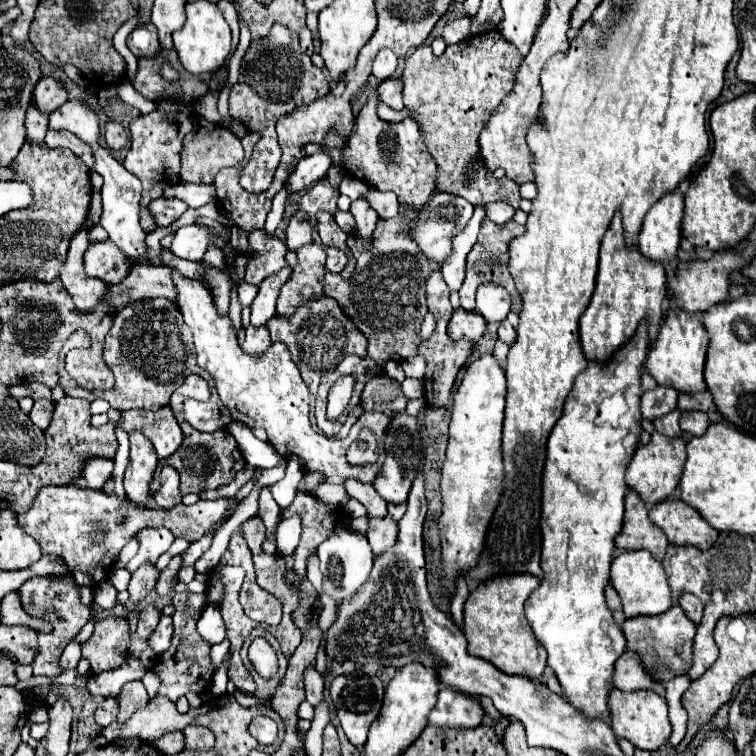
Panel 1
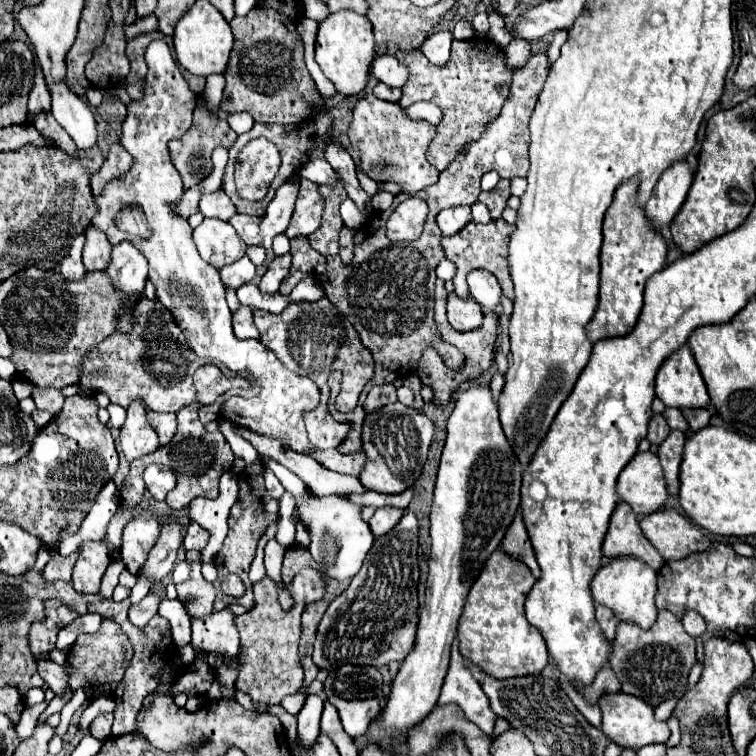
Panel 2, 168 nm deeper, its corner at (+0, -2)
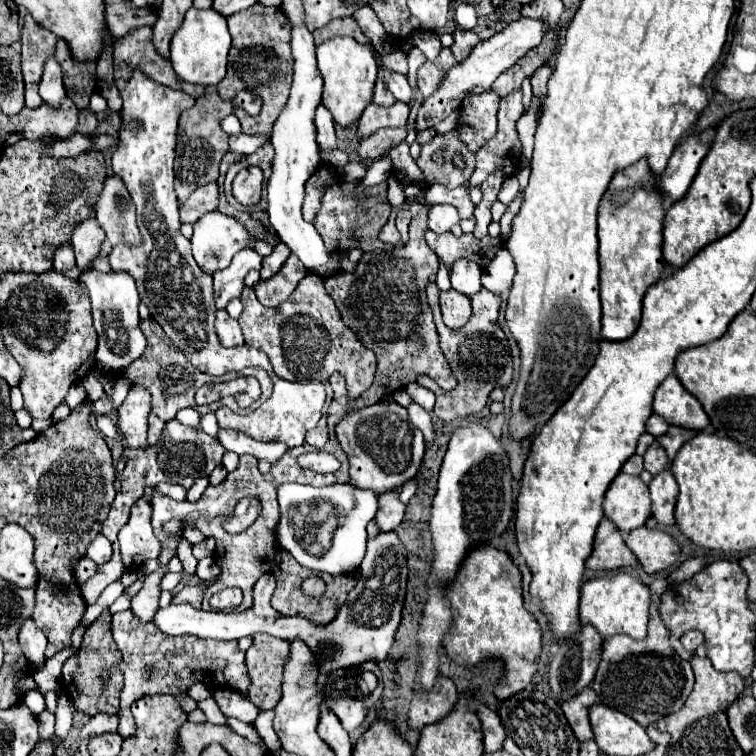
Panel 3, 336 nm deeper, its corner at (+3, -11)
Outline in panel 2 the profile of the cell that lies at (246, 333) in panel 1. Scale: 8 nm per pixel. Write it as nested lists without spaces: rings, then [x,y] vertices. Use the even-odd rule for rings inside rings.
[[[240,307],[234,317],[232,317],[232,325],[234,325],[234,335],[238,339],[260,339],[260,331],[254,325],[254,315],[252,315],[252,307]]]

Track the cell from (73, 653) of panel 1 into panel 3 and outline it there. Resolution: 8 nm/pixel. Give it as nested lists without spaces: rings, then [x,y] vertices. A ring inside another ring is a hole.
[[[25,620],[19,628],[19,644],[23,648],[23,654],[31,664],[39,664],[39,668],[45,662],[45,648],[47,638],[45,634],[35,626],[33,620]]]

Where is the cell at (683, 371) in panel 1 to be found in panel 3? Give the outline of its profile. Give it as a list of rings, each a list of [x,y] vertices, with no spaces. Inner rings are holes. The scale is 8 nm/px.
[[[671,374],[655,392],[653,412],[663,416],[667,424],[681,426],[689,430],[703,430],[709,424],[701,404],[689,392],[685,392],[683,384]]]

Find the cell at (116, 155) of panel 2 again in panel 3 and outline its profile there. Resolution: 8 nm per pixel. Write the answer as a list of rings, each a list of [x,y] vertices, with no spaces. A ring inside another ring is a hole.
[[[117,176],[105,180],[95,218],[105,230],[105,240],[101,244],[99,256],[91,262],[89,268],[109,272],[109,254],[117,244],[141,244],[141,234],[137,232],[135,224],[133,200],[129,200],[129,192],[121,180],[117,180]]]

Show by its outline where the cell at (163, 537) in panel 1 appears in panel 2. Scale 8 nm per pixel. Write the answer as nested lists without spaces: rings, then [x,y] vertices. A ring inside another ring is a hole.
[[[148,511],[148,515],[144,515],[144,519],[136,519],[136,523],[128,523],[128,527],[124,527],[120,555],[126,561],[130,573],[134,573],[134,575],[138,573],[138,569],[146,561],[150,549],[156,545],[158,535],[160,535],[160,525],[158,525],[154,513],[150,513],[150,511]]]

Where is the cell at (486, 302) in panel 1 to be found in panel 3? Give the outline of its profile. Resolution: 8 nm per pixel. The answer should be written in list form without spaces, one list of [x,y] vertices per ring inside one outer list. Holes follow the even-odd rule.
[[[455,260],[449,272],[451,286],[465,296],[473,296],[481,290],[481,266],[471,260]]]

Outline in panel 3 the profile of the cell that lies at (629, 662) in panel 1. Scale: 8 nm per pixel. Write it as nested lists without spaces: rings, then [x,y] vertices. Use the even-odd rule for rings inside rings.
[[[585,688],[585,692],[581,692],[581,696],[575,696],[573,700],[561,704],[565,718],[575,734],[575,738],[579,742],[587,742],[593,740],[593,730],[589,730],[589,716],[587,716],[587,708],[597,700],[597,694],[593,692],[593,688]]]

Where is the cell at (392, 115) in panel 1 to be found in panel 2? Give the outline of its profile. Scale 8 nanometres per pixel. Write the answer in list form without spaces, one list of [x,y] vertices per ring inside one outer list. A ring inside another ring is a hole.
[[[420,101],[420,103],[414,103],[406,109],[406,115],[410,119],[424,119],[432,125],[438,125],[440,119],[442,119],[442,111],[440,107],[436,107],[434,103],[428,103],[428,101]]]

